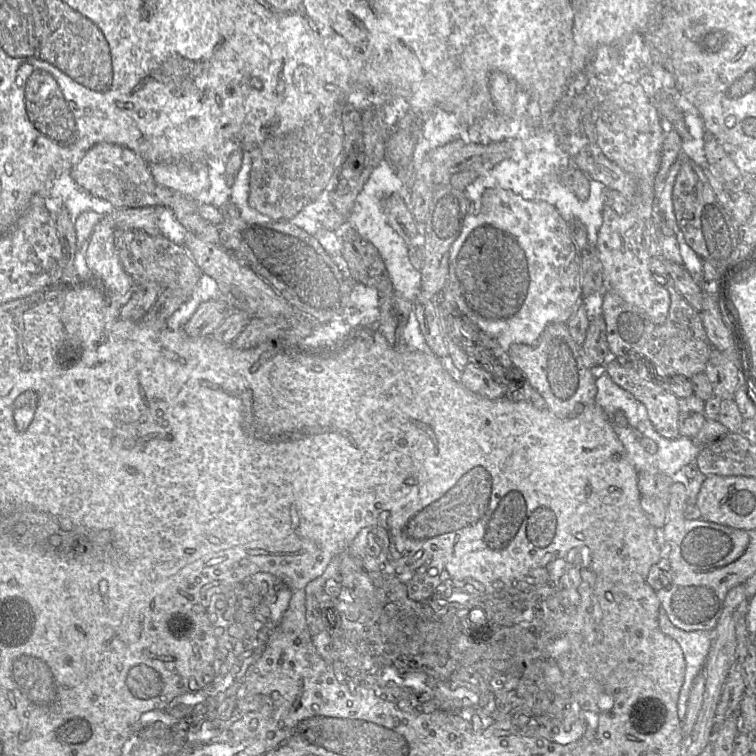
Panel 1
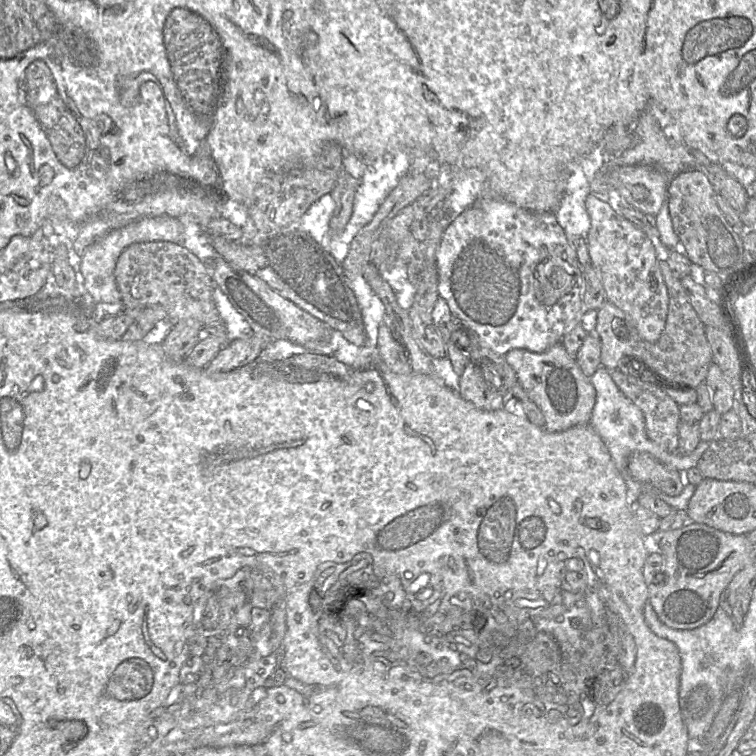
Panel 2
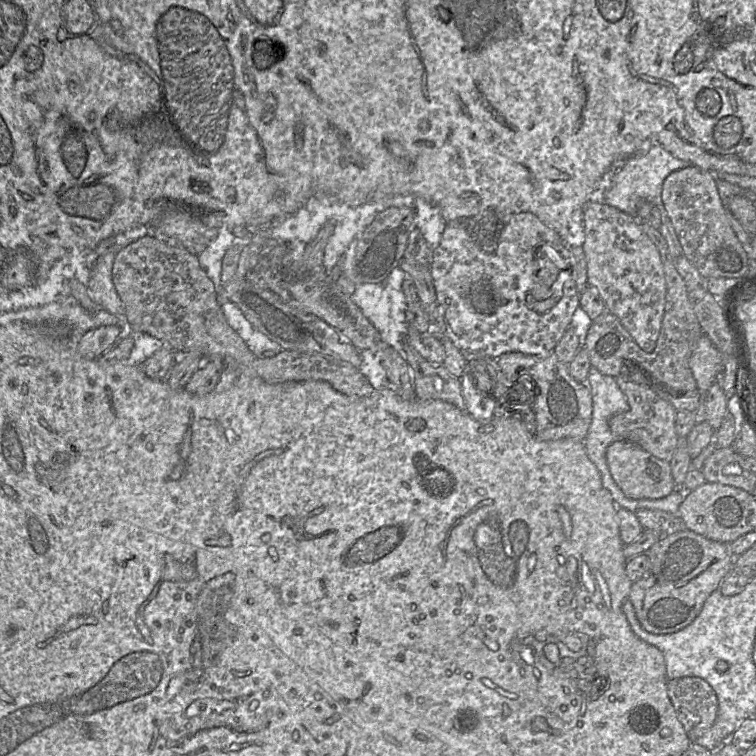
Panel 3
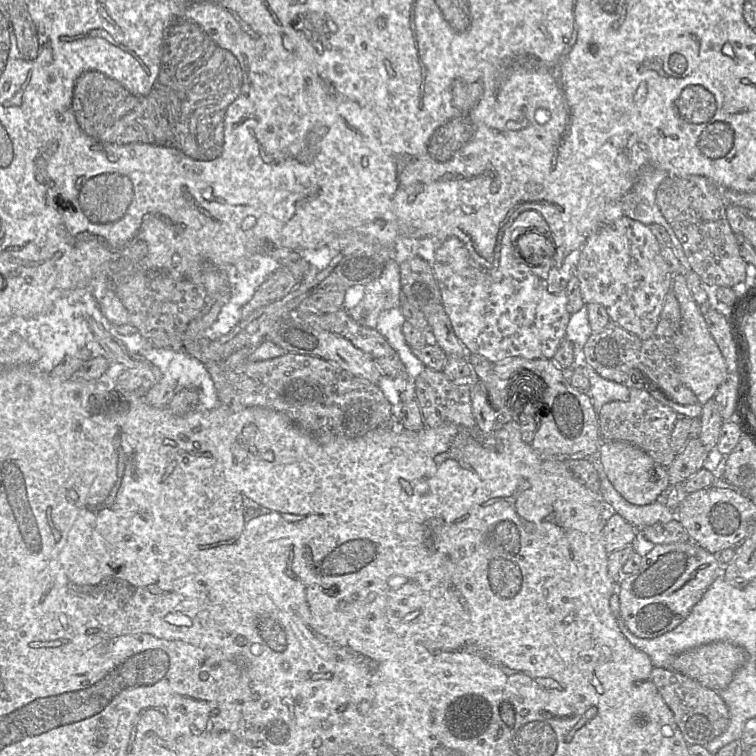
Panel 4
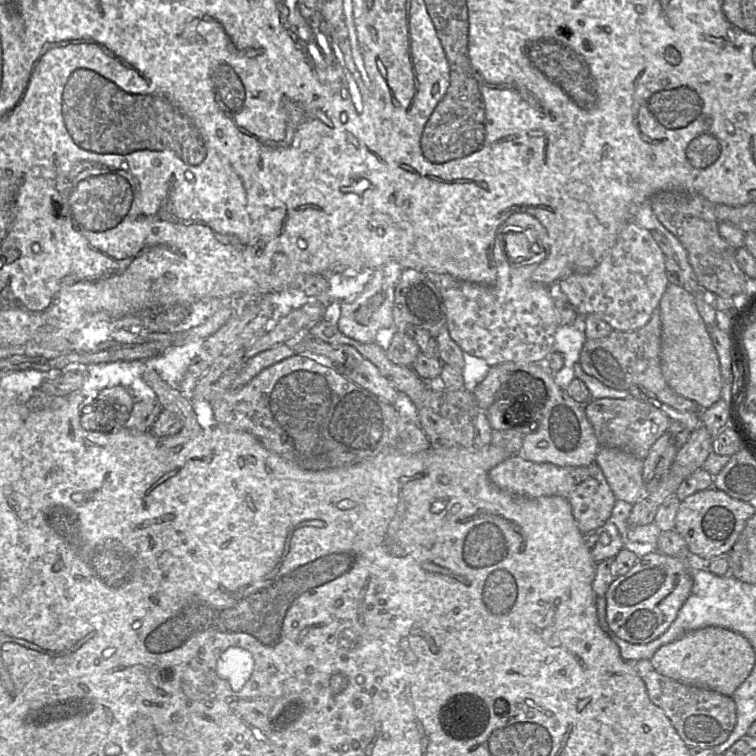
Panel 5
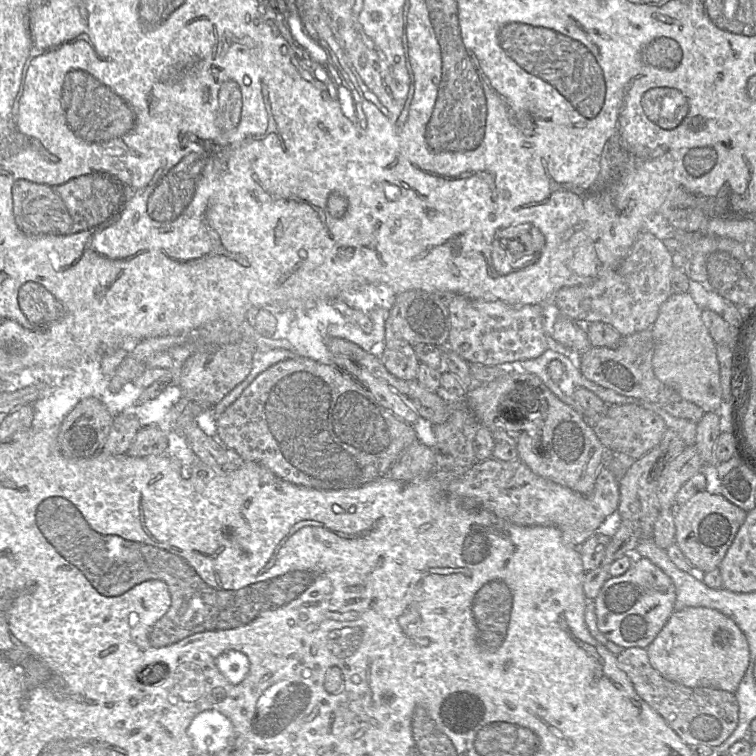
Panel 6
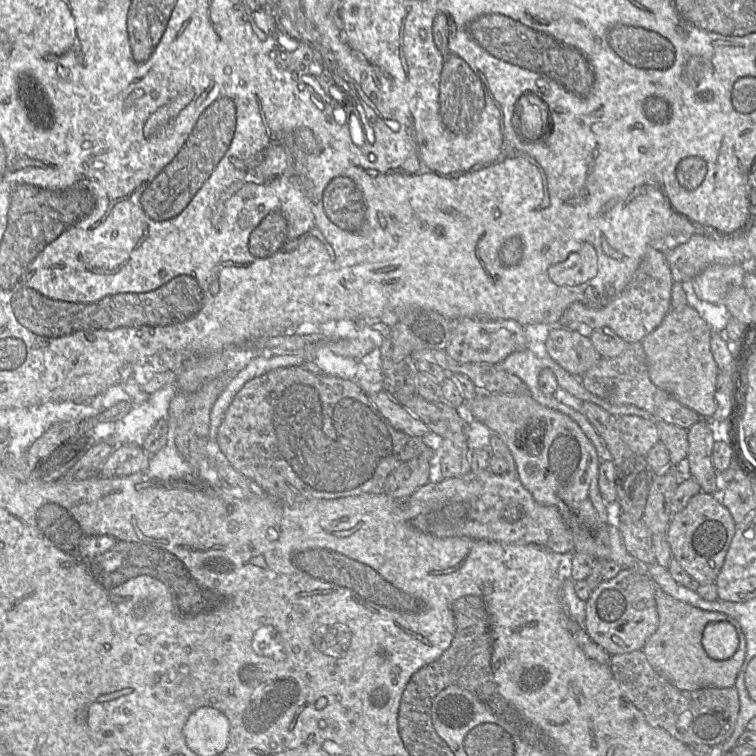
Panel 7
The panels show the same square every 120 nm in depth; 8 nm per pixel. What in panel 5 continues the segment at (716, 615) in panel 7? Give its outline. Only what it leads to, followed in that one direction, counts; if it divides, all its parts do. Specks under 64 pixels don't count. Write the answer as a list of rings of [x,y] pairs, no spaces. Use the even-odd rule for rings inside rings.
[[[710,626],[689,631],[661,646],[650,661],[658,673],[682,684],[732,696],[750,675],[755,664],[755,652],[743,635],[723,627]]]

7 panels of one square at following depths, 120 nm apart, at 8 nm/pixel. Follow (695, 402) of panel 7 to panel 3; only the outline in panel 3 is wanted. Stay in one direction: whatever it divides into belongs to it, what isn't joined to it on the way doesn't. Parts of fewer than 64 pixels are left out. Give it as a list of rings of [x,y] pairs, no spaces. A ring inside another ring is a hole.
[[[702,334],[689,358],[689,368],[700,394],[705,394],[715,382],[720,363],[721,352]]]

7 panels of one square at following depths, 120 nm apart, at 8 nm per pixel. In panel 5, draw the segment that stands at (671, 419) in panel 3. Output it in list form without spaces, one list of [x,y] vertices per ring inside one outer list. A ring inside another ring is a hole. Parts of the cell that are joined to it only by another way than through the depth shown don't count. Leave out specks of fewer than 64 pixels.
[[[633,397],[590,399],[584,404],[584,411],[600,446],[618,448],[641,459],[647,457],[651,446],[667,431],[671,422],[660,409]]]

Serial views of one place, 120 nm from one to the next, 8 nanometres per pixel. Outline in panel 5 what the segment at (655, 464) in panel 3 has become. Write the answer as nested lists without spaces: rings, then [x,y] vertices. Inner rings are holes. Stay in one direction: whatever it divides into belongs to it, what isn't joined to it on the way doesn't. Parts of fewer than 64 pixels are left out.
[[[600,446],[595,462],[602,469],[616,499],[633,505],[647,496],[642,477],[643,459],[618,448]]]

